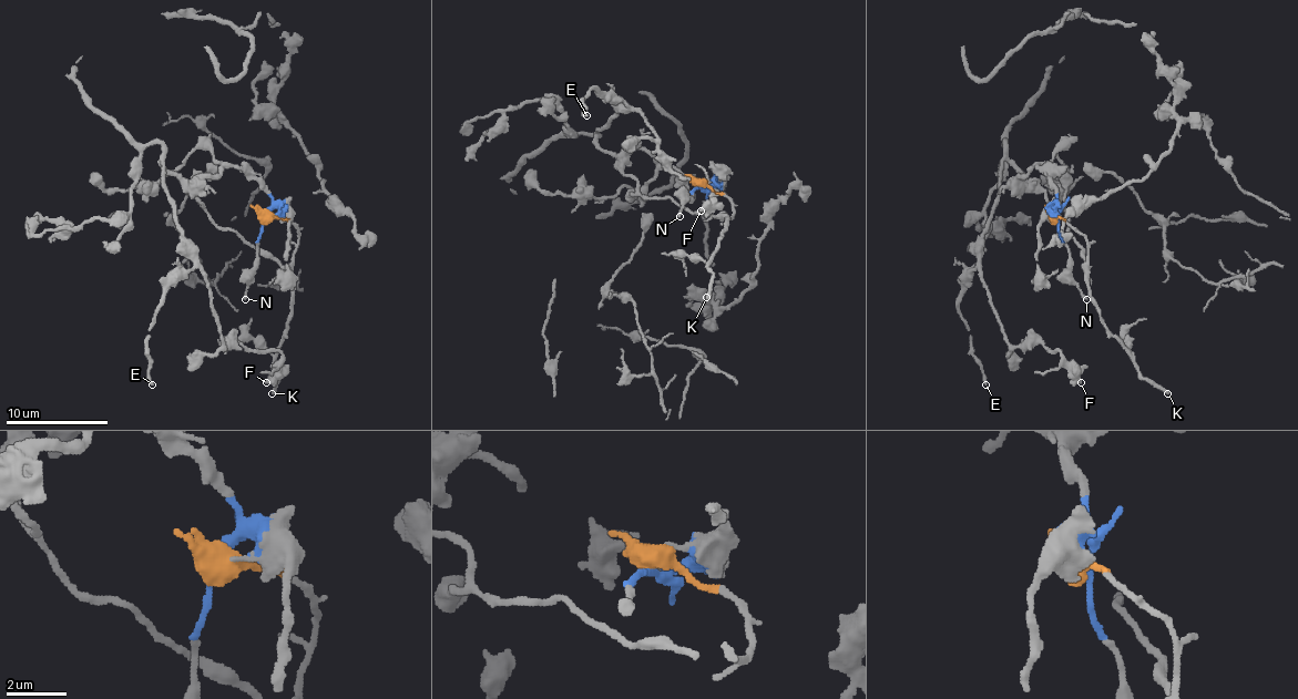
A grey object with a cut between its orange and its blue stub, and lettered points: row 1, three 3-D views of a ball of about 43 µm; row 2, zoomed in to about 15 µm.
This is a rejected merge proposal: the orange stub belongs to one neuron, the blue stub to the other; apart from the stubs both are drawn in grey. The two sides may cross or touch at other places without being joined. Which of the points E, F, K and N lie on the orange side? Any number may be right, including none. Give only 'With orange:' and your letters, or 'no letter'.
With orange: K

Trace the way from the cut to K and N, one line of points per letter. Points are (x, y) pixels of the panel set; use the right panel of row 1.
K: (1055, 218), (1063, 218), (1086, 238), (1089, 298), (1104, 328), (1122, 347), (1135, 369), (1168, 392)
N: (1058, 218), (1058, 230), (1069, 249), (1069, 275), (1086, 300)

